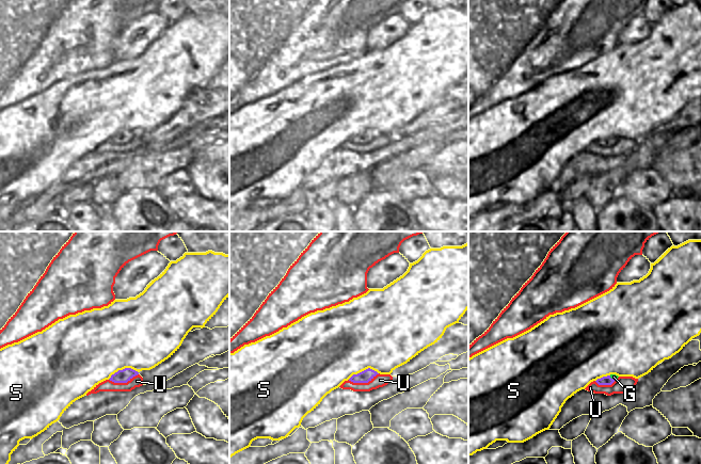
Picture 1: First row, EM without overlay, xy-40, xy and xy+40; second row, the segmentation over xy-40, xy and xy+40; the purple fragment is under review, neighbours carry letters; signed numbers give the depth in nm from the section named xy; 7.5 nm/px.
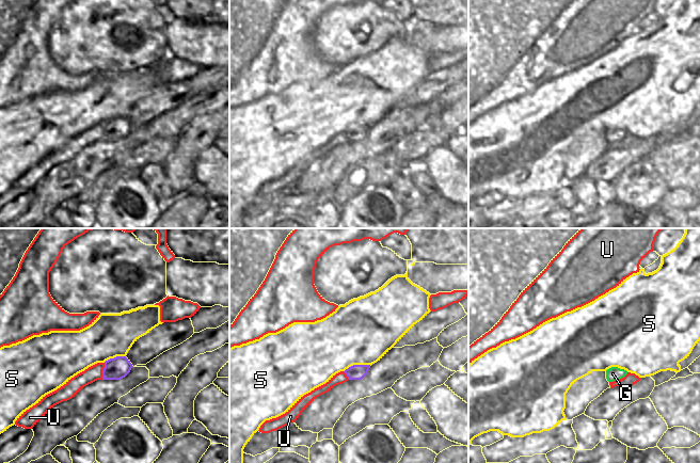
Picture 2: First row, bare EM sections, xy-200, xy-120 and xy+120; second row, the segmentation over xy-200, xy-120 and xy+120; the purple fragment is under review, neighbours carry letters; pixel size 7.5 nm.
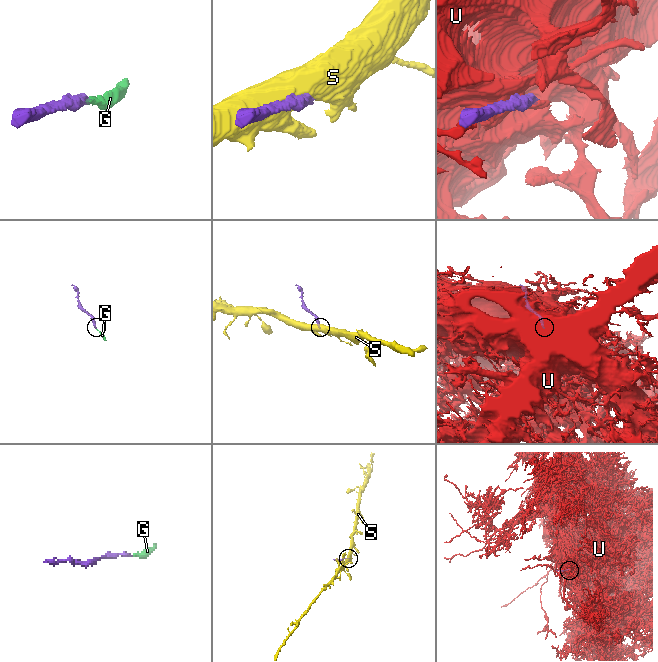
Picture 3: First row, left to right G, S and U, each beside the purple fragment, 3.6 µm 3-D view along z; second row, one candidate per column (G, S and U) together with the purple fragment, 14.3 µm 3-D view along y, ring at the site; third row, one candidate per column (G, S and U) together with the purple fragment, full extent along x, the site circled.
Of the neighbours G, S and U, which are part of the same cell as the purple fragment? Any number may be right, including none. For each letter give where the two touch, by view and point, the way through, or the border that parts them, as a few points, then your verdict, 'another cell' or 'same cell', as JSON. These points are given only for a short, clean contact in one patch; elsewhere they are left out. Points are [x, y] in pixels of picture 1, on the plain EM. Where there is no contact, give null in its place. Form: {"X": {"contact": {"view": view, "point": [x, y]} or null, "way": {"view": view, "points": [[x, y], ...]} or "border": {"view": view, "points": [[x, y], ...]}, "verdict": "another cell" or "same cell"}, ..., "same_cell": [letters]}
{"G": {"contact": {"view": "xy+40", "point": [612, 140]}, "way": {"view": "xy+40", "points": [[607, 141], [612, 140], [614, 138]]}, "verdict": "same cell"}, "S": {"contact": {"view": "xy-40", "point": [123, 130]}, "border": {"view": "xy-40", "points": [[138, 132], [131, 129], [123, 129], [115, 132], [108, 140]]}, "verdict": "another cell"}, "U": {"contact": {"view": "xy", "point": [363, 143]}, "verdict": "another cell"}, "same_cell": ["G"]}

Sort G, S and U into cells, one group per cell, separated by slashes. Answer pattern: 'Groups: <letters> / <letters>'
Groups: G / S / U

